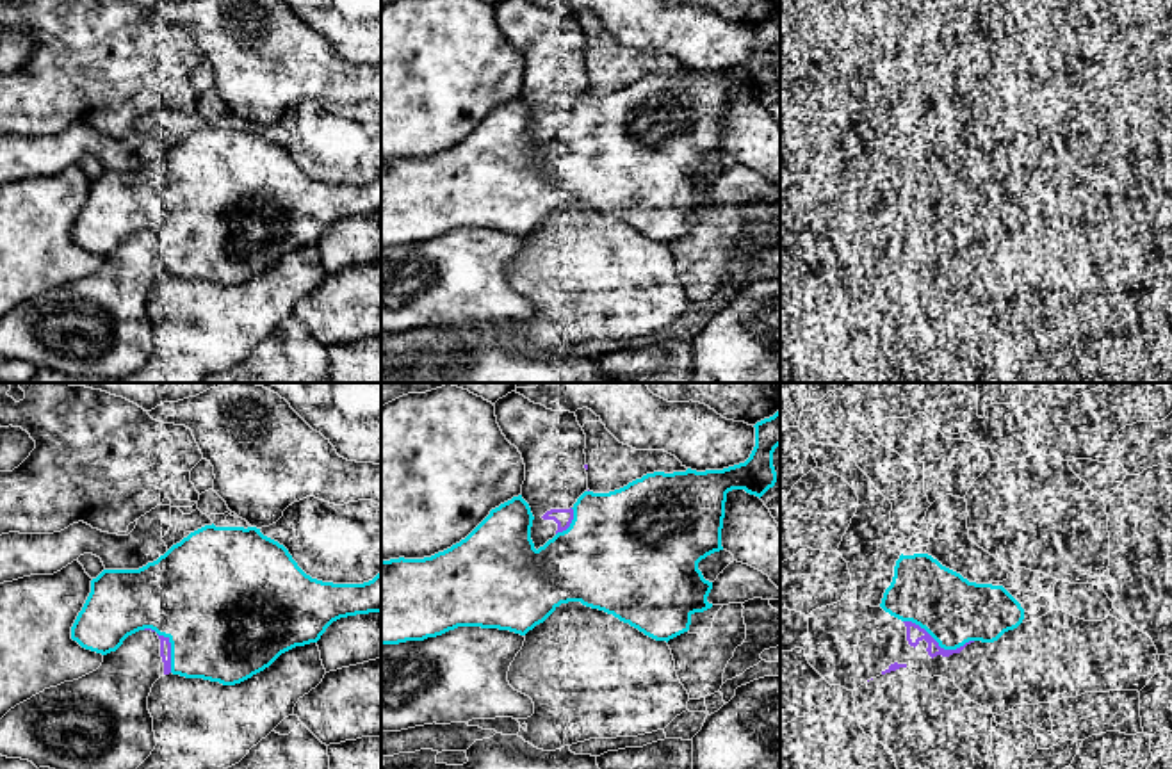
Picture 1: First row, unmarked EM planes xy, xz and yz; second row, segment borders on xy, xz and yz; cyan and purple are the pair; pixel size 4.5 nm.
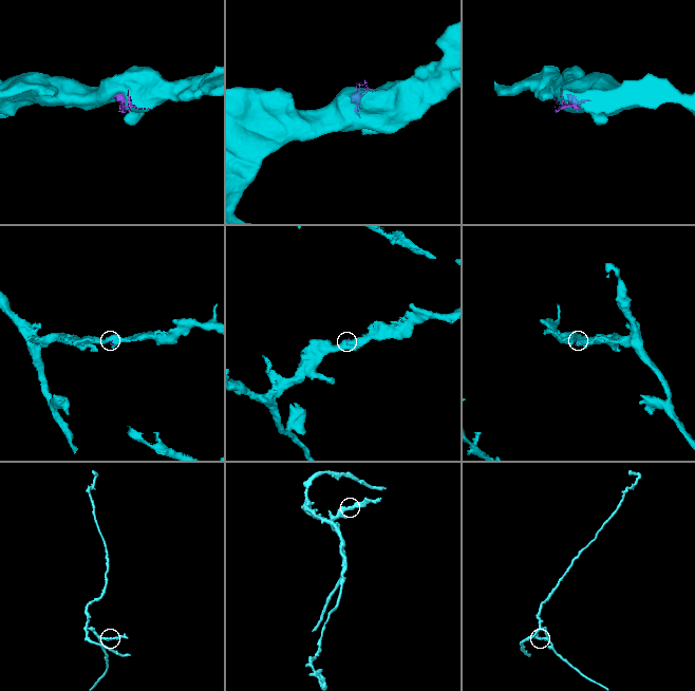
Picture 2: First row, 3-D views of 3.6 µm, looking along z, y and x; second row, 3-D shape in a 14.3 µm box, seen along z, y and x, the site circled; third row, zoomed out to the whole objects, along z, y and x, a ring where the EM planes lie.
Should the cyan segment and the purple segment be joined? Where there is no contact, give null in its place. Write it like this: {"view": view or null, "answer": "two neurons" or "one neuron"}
{"view": "yz", "answer": "one neuron"}

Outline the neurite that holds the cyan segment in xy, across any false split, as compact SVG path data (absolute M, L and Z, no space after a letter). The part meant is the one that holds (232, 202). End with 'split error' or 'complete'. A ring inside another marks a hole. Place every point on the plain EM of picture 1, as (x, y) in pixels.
M212 125L191 134L139 171L103 171L91 182L91 194L71 228L71 240L85 251L107 256L128 237L151 231L160 240L164 276L235 287L269 269L281 255L317 244L333 223L369 214L381 214L381 173L363 185L322 183L306 176L289 151L260 130Z; split error

